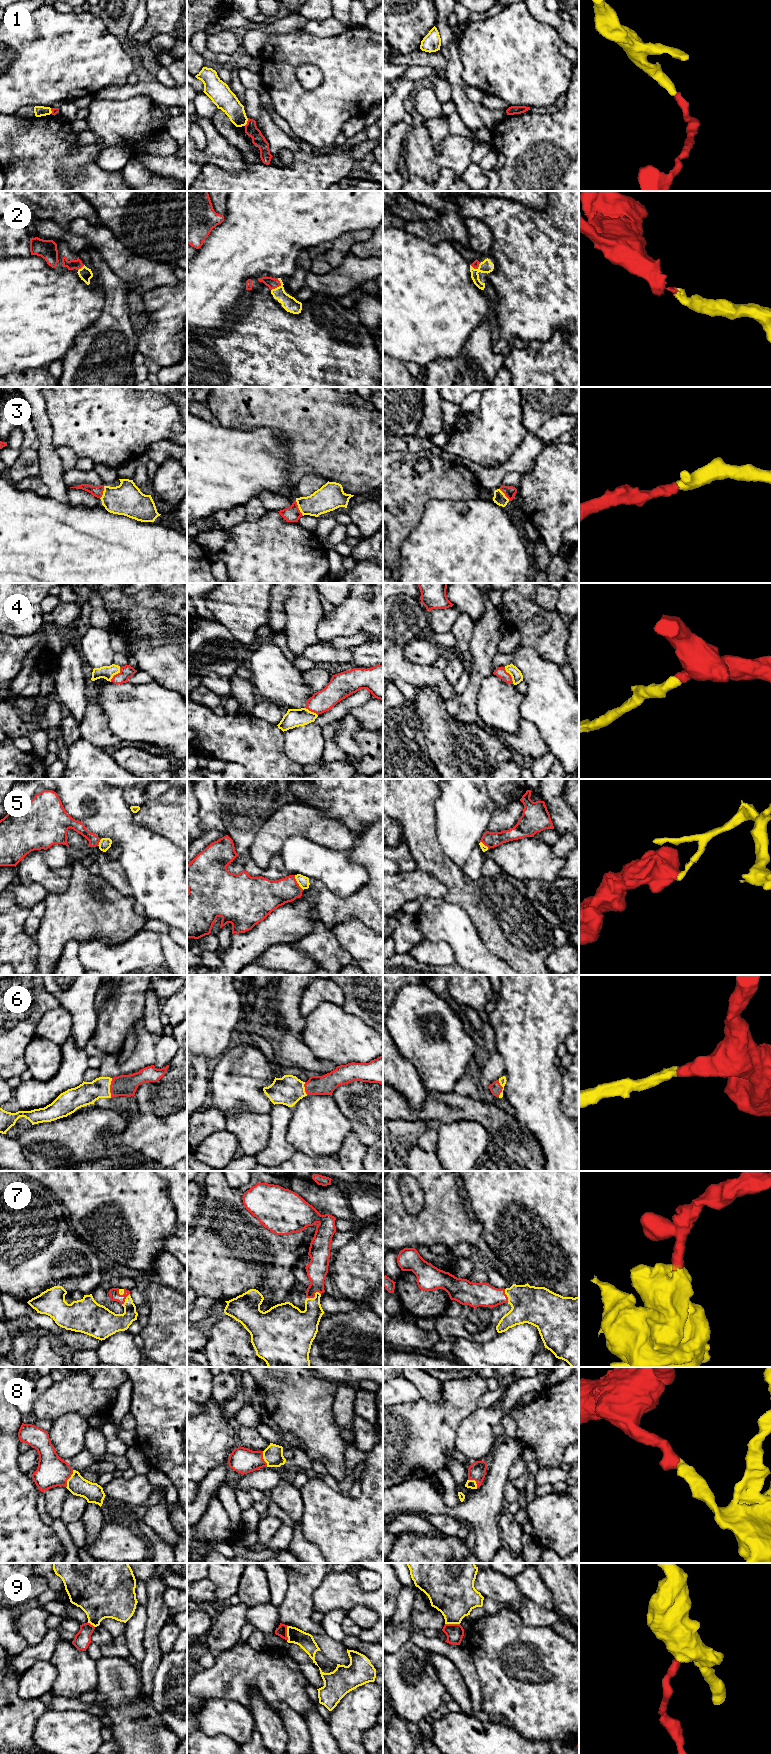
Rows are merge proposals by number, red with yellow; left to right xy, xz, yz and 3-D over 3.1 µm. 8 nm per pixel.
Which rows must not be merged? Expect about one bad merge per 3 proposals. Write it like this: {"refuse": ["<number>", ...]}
{"refuse": ["1", "5", "9"]}

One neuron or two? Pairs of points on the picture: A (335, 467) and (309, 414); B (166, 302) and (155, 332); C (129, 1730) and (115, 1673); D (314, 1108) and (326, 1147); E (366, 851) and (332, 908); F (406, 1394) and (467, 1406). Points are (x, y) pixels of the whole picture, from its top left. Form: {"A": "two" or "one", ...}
{"A": "one", "B": "one", "C": "one", "D": "one", "E": "one", "F": "two"}

